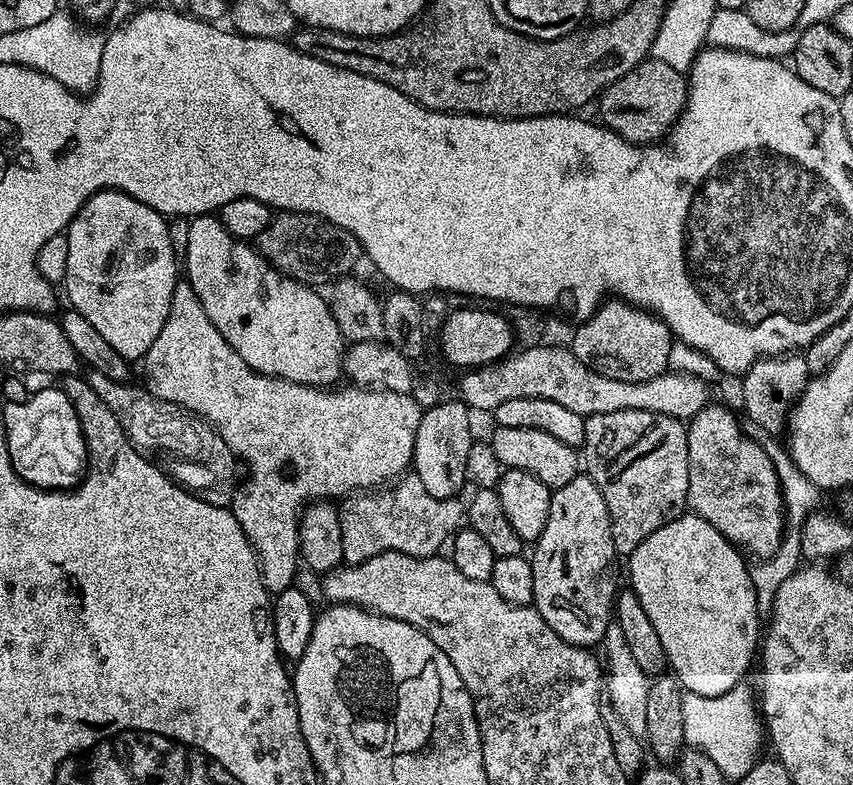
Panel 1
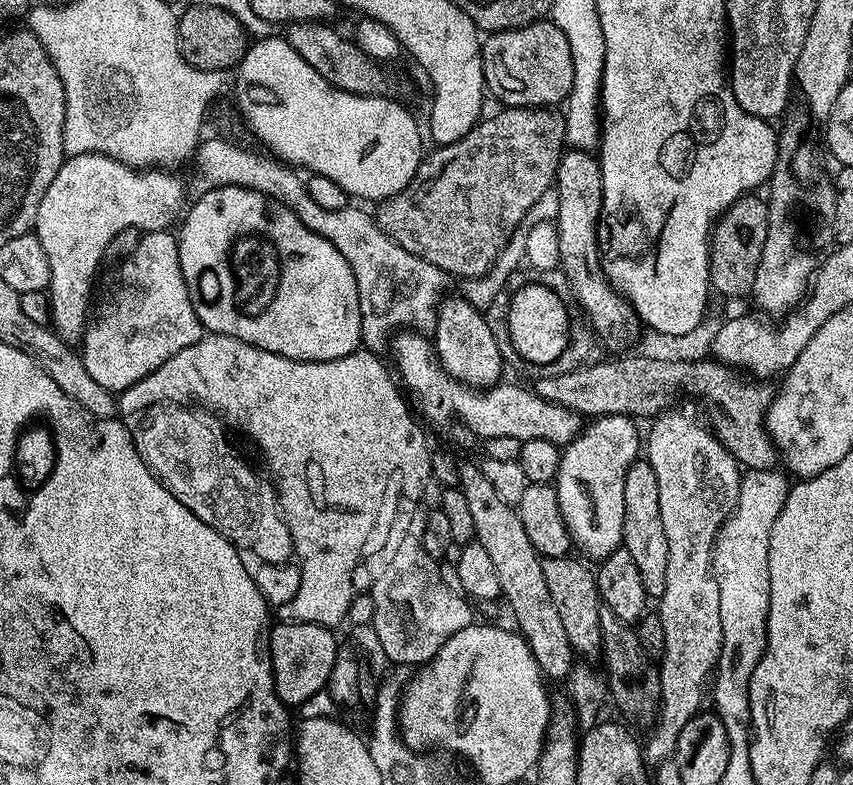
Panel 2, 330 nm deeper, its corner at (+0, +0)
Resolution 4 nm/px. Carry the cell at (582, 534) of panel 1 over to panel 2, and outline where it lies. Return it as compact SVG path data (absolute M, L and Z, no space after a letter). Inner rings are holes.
M597 416L570 443L563 445L558 474L554 481L556 497L562 518L572 535L573 545L584 547L585 557L593 556L596 562L606 559L624 539L626 506L626 470L641 455L642 432L636 429L637 421L630 416Z

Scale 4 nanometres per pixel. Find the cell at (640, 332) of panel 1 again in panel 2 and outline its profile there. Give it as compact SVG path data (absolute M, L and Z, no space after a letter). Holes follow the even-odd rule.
M569 147L561 155L556 171L554 187L560 193L556 227L556 248L560 251L559 263L570 278L572 289L580 302L580 308L593 333L608 348L620 348L628 344L642 329L642 321L636 315L625 296L612 287L604 275L602 261L598 255L598 225L602 220L604 191L600 177L600 161L591 151Z

